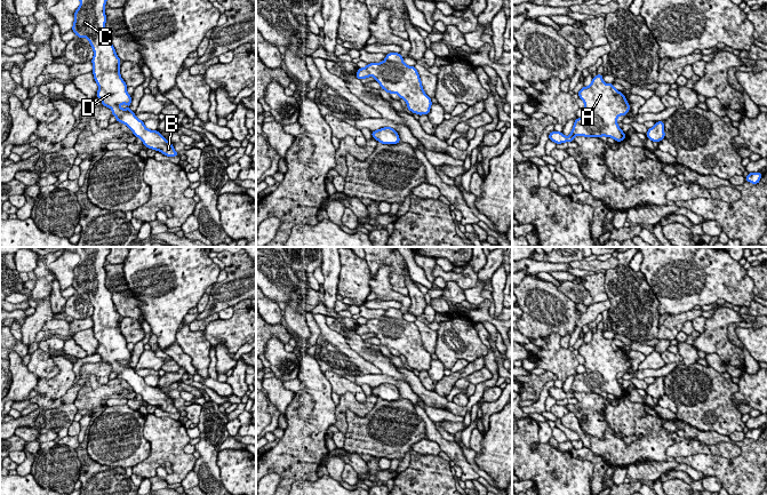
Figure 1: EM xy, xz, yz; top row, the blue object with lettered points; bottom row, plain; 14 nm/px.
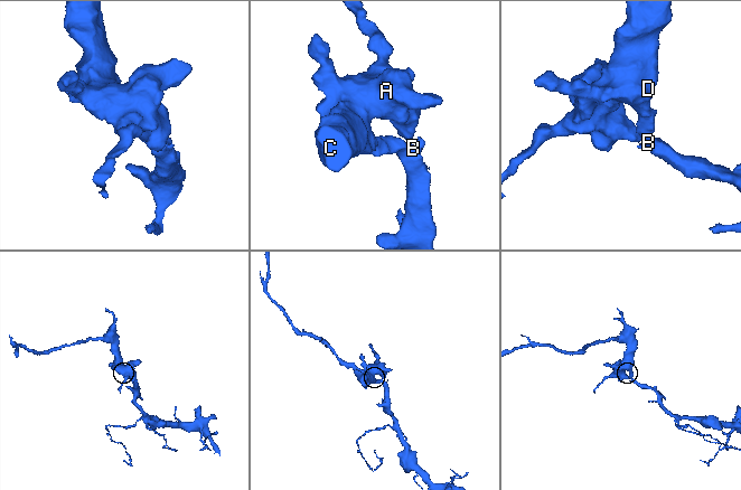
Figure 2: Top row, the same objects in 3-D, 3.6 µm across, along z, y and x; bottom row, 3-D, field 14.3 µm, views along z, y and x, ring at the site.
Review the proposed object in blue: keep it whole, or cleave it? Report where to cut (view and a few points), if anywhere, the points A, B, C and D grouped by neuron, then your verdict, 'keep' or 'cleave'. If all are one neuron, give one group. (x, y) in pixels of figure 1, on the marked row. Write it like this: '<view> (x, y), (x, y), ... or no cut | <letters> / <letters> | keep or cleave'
no cut | A B C D | keep

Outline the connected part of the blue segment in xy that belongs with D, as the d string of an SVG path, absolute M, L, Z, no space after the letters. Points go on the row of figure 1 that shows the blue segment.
M80 0L72 26L75 35L87 38L94 50L91 72L98 85L96 97L101 99L103 106L112 110L117 122L125 123L147 149L159 151L167 157L179 155L169 141L158 130L147 129L144 121L130 111L131 96L127 93L127 85L120 75L121 61L105 29L105 5L106 0Z

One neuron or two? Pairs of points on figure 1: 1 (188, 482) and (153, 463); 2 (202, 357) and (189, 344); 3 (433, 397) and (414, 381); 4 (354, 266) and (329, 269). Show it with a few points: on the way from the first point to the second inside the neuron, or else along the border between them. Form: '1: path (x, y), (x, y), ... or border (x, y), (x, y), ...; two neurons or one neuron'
1: border (192, 469), (180, 482); two neurons
2: path (199, 353), (192, 346); one neuron
3: path (428, 397), (417, 386); one neuron
4: border (340, 258), (337, 292); two neurons

